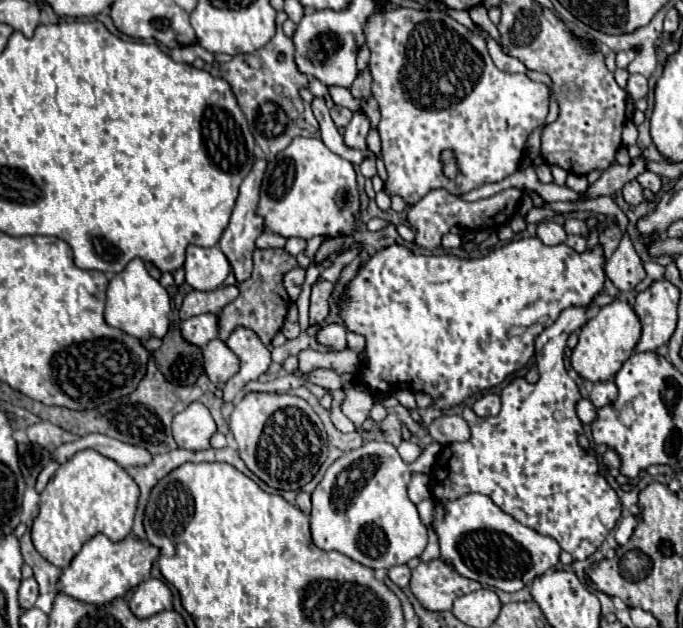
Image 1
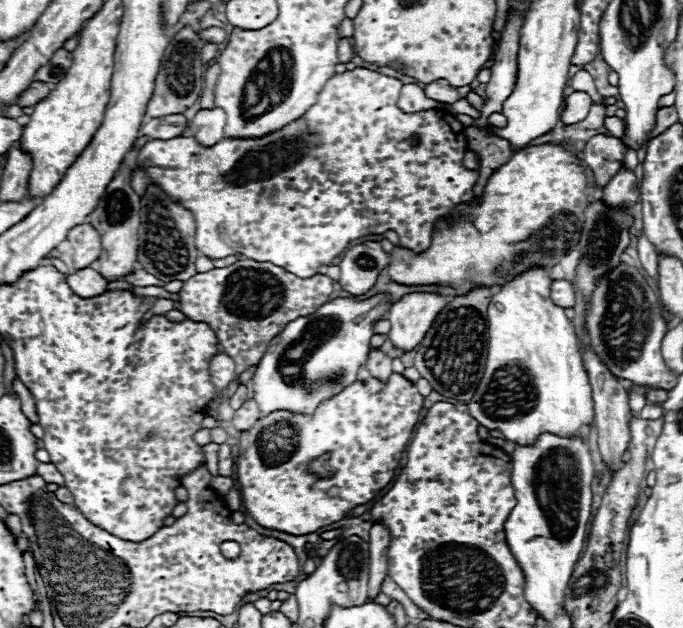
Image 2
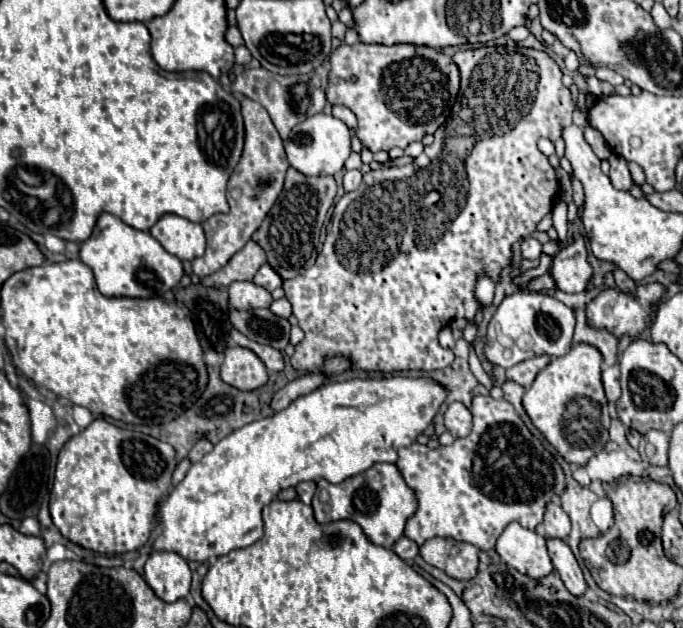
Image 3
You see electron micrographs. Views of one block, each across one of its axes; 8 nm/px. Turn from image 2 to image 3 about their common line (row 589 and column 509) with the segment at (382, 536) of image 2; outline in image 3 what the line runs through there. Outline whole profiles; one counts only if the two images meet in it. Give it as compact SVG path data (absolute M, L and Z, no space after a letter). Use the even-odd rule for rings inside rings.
M536 356L536 358L532 358L532 360L524 360L524 362L508 368L508 370L506 370L506 378L508 378L508 380L514 380L516 384L520 384L520 386L524 386L524 388L528 388L528 386L534 382L536 374L538 374L548 362L550 362L548 356Z

